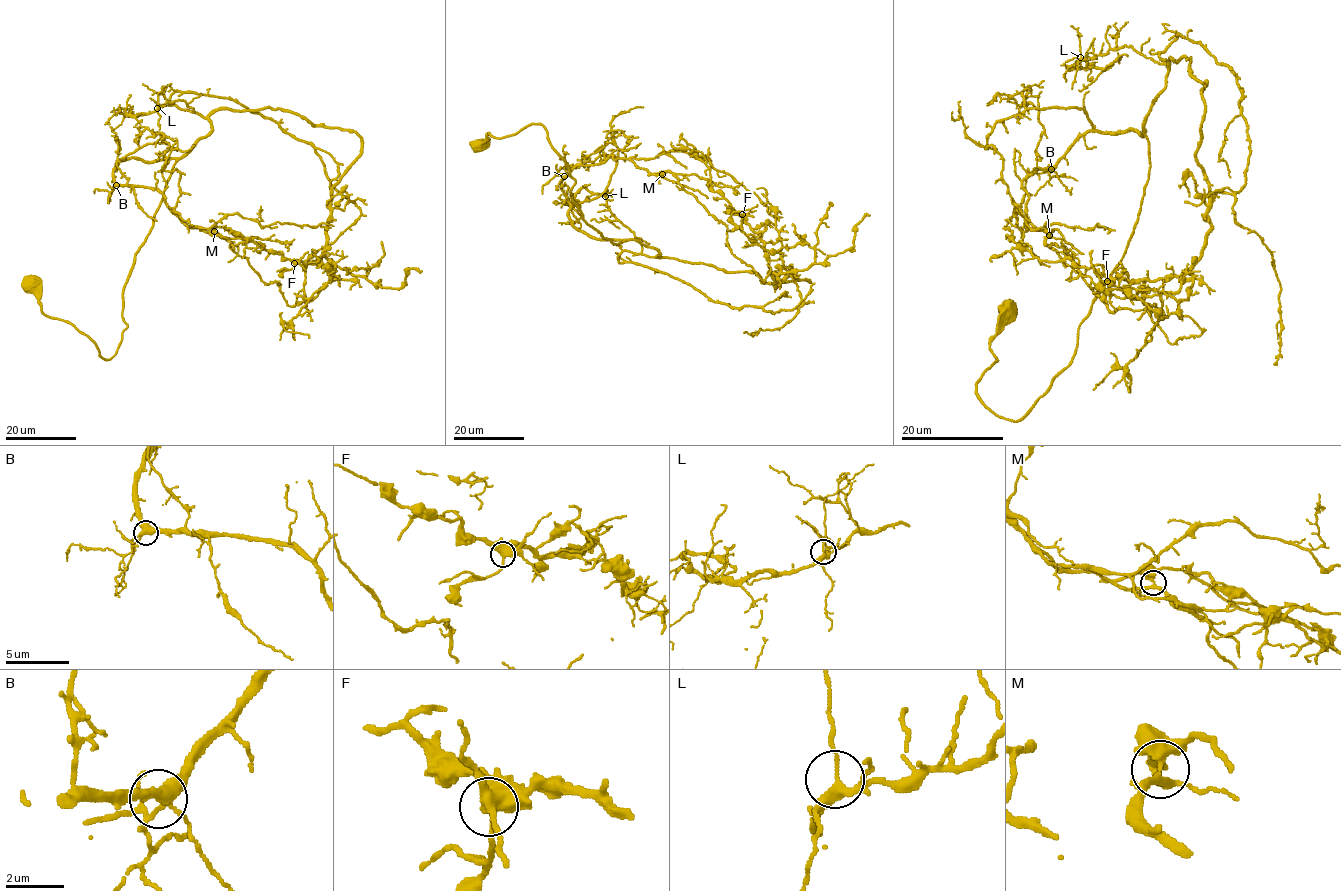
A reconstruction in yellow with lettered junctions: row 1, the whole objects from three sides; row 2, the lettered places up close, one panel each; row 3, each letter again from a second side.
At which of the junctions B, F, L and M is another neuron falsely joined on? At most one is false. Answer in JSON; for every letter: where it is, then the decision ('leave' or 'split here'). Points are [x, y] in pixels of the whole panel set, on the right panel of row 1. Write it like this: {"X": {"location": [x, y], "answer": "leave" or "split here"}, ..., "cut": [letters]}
{"B": {"location": [1051, 169], "answer": "leave"}, "F": {"location": [1107, 281], "answer": "leave"}, "L": {"location": [1080, 57], "answer": "leave"}, "M": {"location": [1049, 235], "answer": "split here"}, "cut": ["M"]}

